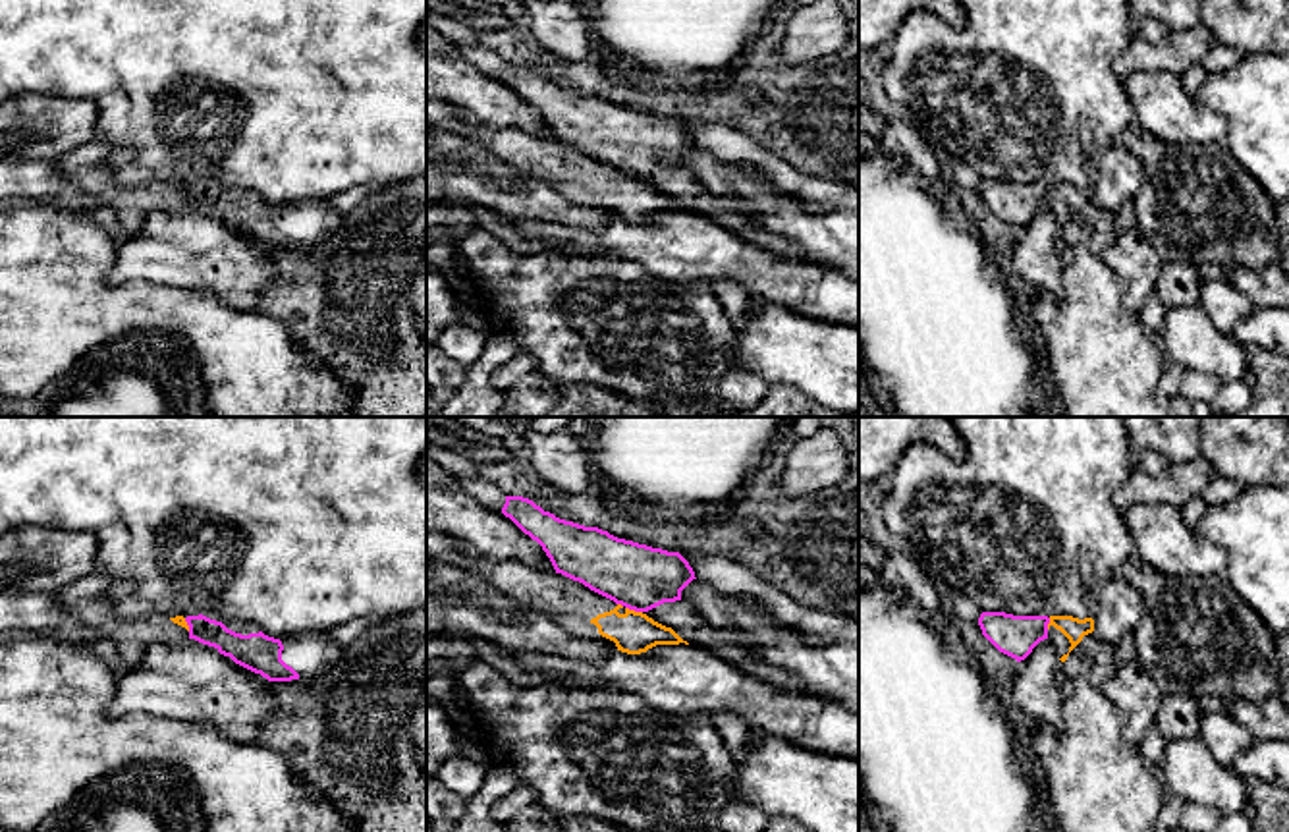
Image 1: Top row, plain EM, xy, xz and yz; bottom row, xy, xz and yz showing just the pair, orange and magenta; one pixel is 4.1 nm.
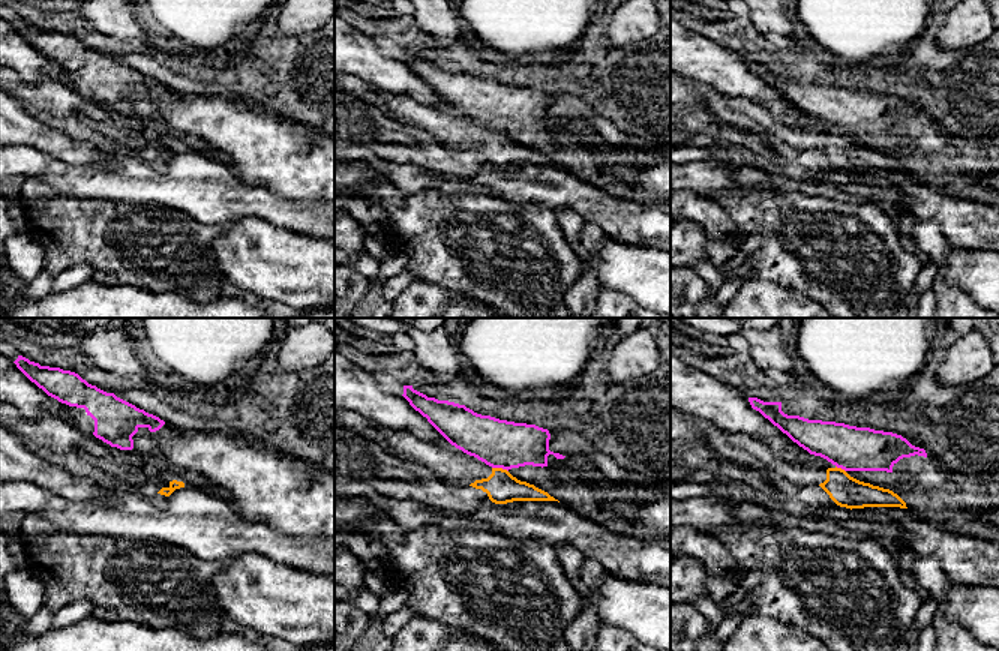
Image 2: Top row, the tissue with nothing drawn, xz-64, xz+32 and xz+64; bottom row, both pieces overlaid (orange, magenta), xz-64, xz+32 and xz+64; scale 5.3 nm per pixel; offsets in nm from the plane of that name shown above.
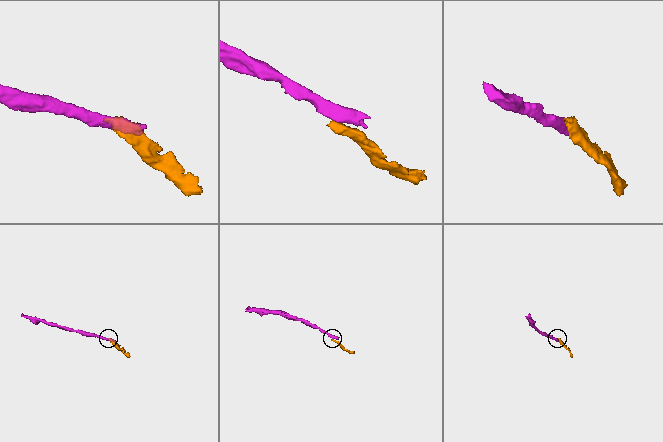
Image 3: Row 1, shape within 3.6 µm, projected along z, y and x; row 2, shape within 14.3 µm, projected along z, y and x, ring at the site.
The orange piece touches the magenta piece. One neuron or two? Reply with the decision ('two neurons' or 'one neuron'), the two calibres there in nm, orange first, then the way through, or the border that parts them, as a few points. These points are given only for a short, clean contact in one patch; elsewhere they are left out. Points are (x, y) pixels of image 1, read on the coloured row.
two neurons; 180 nm thick on the orange side, 280 nm on the other; border along xz (626, 607), (641, 612)

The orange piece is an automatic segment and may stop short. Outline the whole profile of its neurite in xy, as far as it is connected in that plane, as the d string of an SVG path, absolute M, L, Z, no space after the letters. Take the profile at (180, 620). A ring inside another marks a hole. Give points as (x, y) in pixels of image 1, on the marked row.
M183 616L120 618L110 627L100 629L100 637L116 645L125 664L137 666L151 645L179 645L187 641L189 625Z

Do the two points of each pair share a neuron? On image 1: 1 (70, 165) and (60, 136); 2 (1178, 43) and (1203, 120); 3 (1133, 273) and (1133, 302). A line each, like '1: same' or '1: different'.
1: different
2: different
3: same

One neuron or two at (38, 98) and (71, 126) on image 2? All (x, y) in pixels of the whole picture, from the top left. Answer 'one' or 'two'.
one

